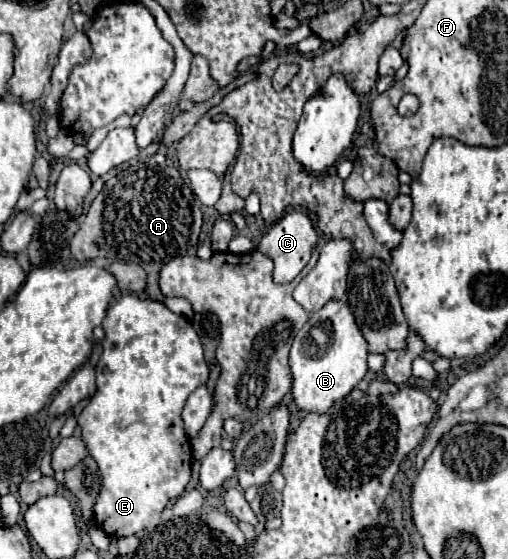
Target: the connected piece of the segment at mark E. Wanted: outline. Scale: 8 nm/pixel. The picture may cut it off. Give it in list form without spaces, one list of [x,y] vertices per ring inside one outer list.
[[[124,295],[108,309],[102,327],[106,339],[96,367],[98,393],[80,413],[78,425],[82,427],[82,439],[88,445],[88,451],[102,473],[102,491],[94,505],[96,521],[108,535],[128,537],[154,529],[160,523],[162,509],[170,499],[182,495],[192,477],[192,445],[182,425],[182,409],[186,397],[208,381],[210,369],[204,361],[200,337],[190,321],[172,313],[164,303]]]

